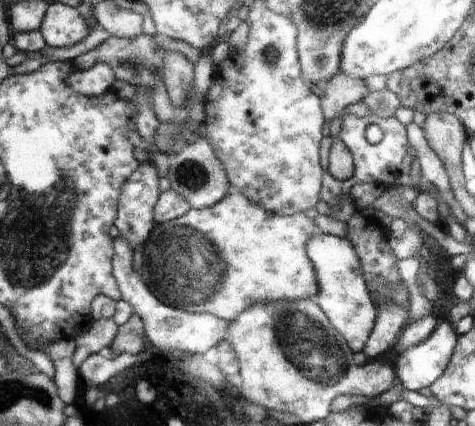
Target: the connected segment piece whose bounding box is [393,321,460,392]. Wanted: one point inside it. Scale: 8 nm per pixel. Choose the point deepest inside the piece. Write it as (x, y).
(420, 366)

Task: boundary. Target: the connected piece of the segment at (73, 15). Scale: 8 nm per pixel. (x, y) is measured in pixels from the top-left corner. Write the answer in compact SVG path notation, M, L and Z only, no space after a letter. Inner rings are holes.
M51 3L39 29L47 46L52 48L66 48L88 34L86 20L65 3Z

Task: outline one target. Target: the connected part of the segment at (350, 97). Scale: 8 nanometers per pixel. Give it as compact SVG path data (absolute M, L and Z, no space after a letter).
M338 71L336 76L330 78L330 82L322 88L324 94L320 97L325 126L334 118L342 118L345 108L364 100L364 96L370 92L363 80L346 77L346 74Z

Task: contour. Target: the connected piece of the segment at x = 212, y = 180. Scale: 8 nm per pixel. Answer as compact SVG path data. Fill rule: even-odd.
M200 137L197 142L184 146L176 155L170 157L167 178L170 180L171 189L176 194L184 196L186 202L196 210L214 206L218 200L226 196L230 186L222 162L214 152L212 142L203 137Z

